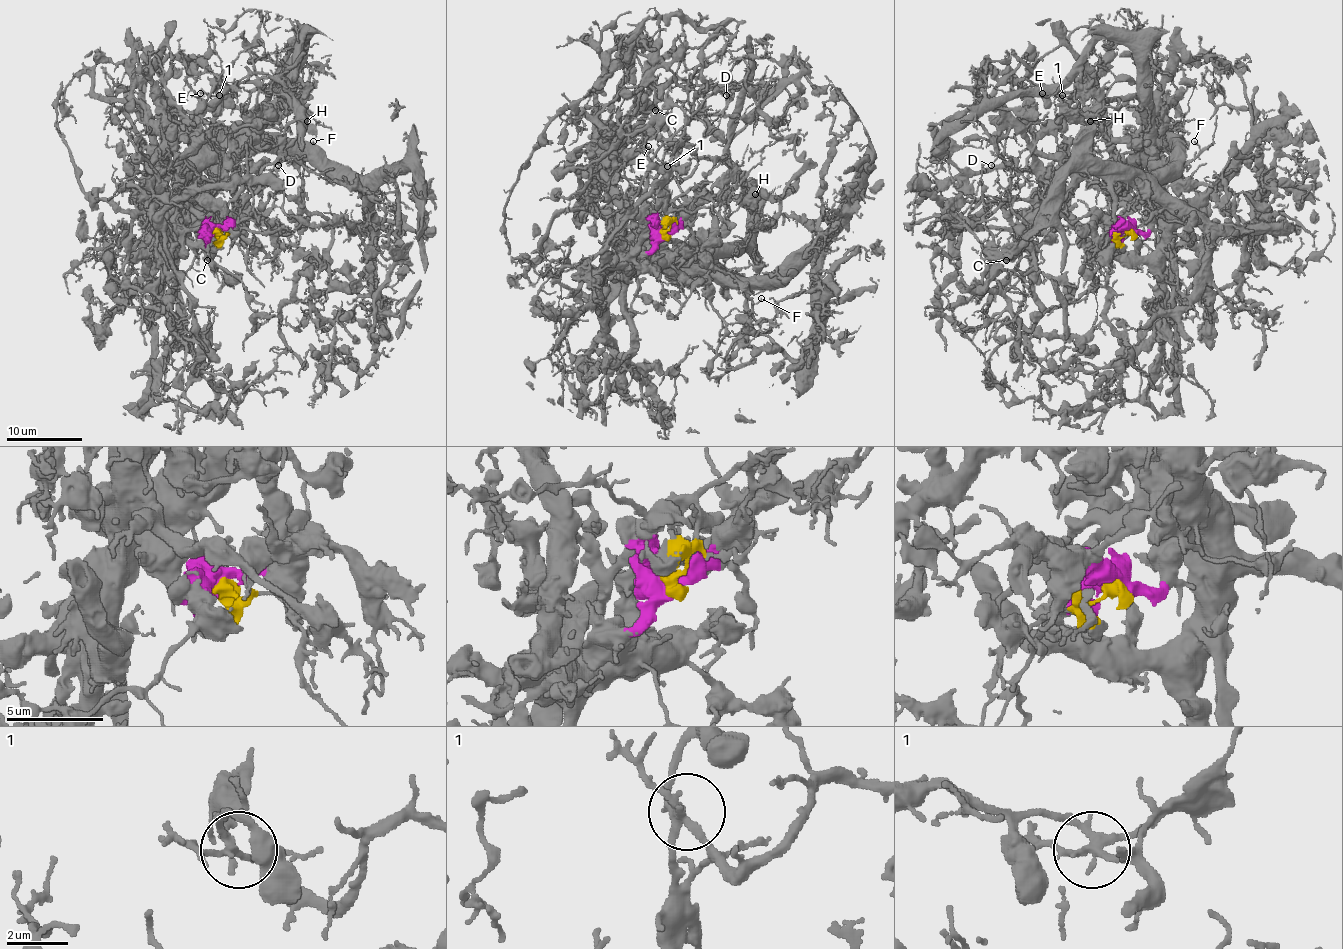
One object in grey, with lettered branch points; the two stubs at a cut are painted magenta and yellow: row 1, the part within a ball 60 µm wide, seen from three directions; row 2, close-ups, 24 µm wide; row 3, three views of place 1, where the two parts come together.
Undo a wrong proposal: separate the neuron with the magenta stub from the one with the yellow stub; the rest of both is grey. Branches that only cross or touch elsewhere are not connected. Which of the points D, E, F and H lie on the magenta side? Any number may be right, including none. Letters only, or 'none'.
D, E, F, H

